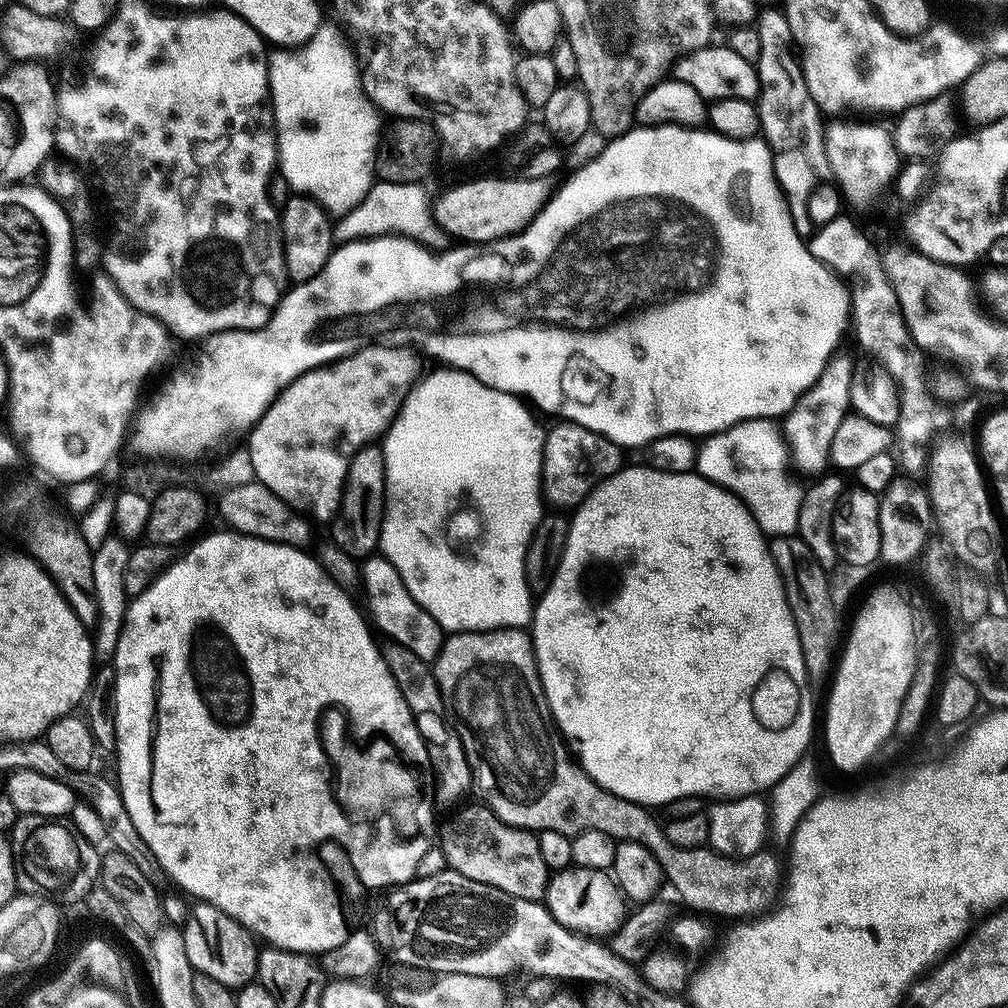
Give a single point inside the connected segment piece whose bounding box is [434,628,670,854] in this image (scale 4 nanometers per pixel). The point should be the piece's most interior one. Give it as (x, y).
(490, 683)

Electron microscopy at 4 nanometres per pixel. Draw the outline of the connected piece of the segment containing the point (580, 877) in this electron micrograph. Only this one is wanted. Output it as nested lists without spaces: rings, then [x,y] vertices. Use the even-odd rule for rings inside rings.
[[[563,868],[561,872],[552,872],[548,881],[548,895],[546,907],[548,913],[562,926],[566,926],[571,932],[579,932],[593,938],[608,938],[611,934],[619,933],[620,925],[626,919],[626,897],[621,892],[615,879],[605,870],[594,870],[593,868]]]

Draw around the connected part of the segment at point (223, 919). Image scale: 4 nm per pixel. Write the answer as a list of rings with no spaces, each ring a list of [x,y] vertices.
[[[200,902],[195,906],[197,908],[191,909],[188,919],[182,925],[186,958],[190,958],[193,972],[210,974],[210,978],[233,990],[245,988],[253,983],[256,980],[256,967],[260,957],[257,937],[213,904]]]

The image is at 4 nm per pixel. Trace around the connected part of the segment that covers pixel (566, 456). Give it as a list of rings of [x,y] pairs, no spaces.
[[[556,422],[553,424],[556,425],[552,429],[550,427],[547,429],[544,438],[544,457],[542,458],[542,466],[540,467],[542,496],[547,503],[549,500],[556,507],[553,509],[575,510],[592,493],[593,488],[597,484],[601,484],[608,476],[613,476],[616,472],[620,471],[622,467],[622,461],[620,461],[622,449],[613,440],[607,440],[602,434],[598,434],[581,424],[573,424],[571,422]]]

